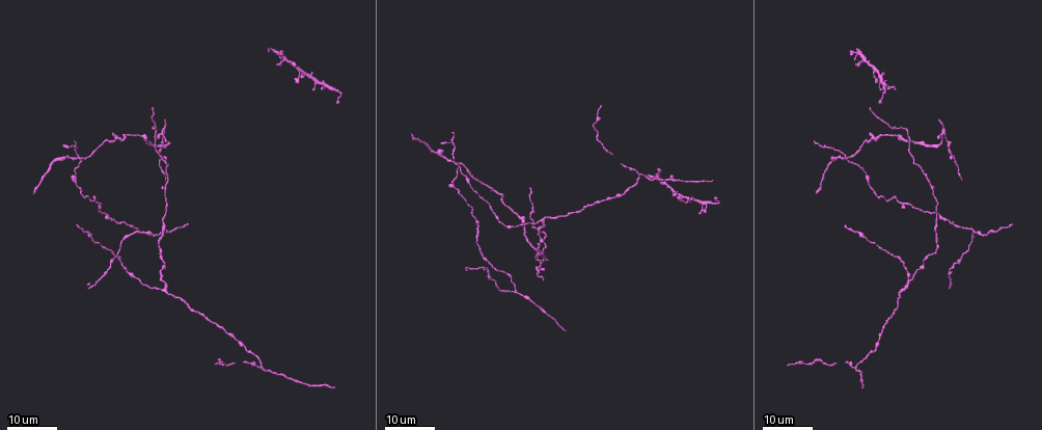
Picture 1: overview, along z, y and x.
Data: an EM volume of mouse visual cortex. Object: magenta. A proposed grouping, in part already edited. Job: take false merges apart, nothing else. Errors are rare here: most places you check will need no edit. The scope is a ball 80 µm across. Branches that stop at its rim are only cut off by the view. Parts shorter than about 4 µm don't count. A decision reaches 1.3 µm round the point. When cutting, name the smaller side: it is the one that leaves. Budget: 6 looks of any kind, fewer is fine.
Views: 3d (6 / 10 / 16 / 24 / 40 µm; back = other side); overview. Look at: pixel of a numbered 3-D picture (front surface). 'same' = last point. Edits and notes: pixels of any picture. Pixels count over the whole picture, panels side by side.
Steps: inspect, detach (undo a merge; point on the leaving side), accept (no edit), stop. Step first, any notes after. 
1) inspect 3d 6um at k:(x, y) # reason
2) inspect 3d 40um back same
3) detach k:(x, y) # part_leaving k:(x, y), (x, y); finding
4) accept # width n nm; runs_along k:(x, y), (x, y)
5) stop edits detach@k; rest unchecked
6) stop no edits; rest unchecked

inspect 3d 16um at 1:(259, 369) # three arms meet

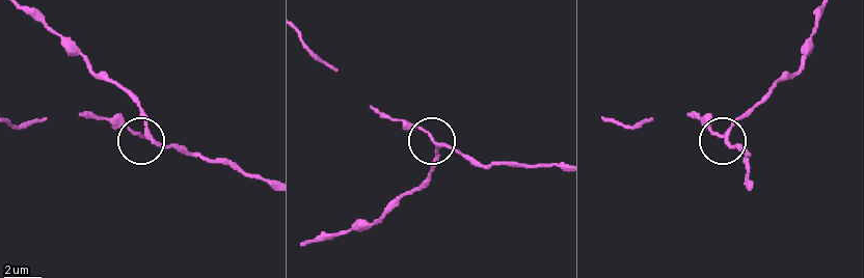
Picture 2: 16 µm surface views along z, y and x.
inspect 3d 6um at 2:(435, 143)

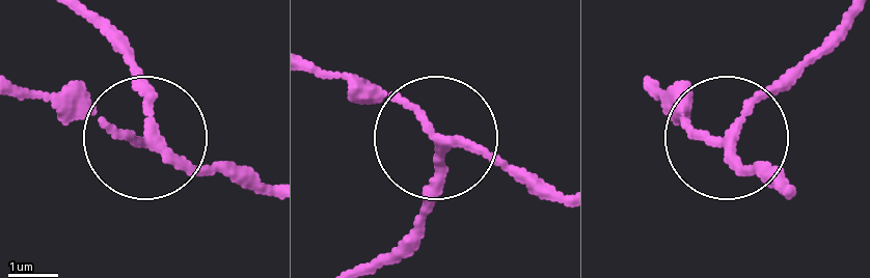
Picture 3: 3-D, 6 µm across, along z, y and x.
accept # runs_along 3:(371, 263), (416, 214), (445, 140), (483, 148), (540, 198); one neuron here

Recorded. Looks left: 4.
inspect 3d 24um at 1:(163, 291) # looks like a crossing

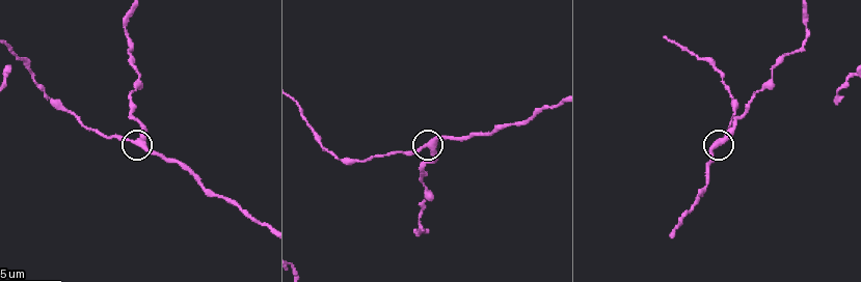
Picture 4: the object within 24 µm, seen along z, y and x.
inspect 3d 10um at 4:(423, 147)

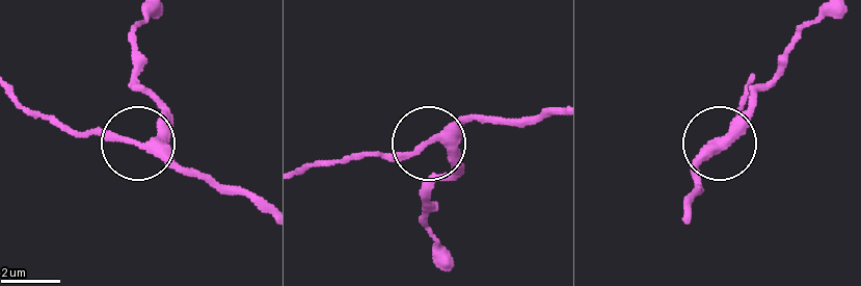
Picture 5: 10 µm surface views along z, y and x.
accept # side_arm 30 um; runs_along 5:(440, 245), (428, 200), (451, 167), (442, 148), (364, 155); continuous, no second neuron

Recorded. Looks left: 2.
inspect 3d 16um at 1:(455, 145) # side arm on a straight run

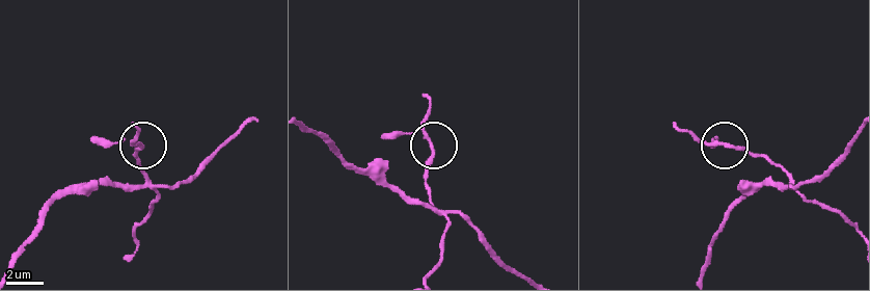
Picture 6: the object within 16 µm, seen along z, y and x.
inspect 3d 6um at 6:(724, 146)

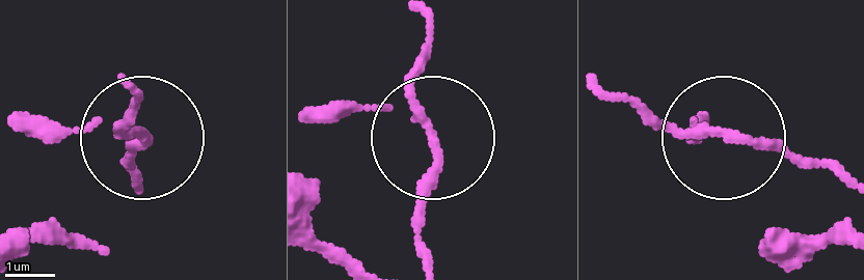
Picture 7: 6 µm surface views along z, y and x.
accept # arms 3; runs_along 7:(132, 183), (140, 137), (41, 133); one neuron here

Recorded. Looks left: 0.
stop no edits; rest unchecked

